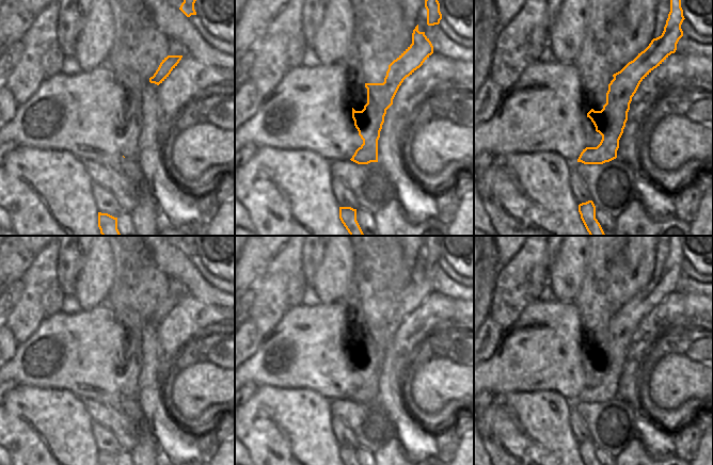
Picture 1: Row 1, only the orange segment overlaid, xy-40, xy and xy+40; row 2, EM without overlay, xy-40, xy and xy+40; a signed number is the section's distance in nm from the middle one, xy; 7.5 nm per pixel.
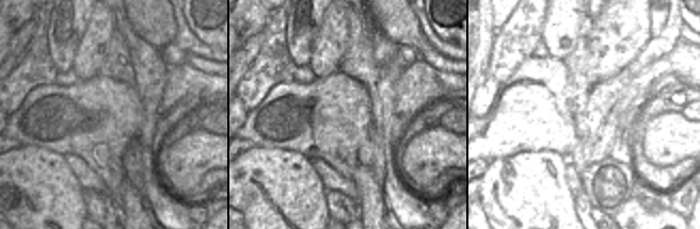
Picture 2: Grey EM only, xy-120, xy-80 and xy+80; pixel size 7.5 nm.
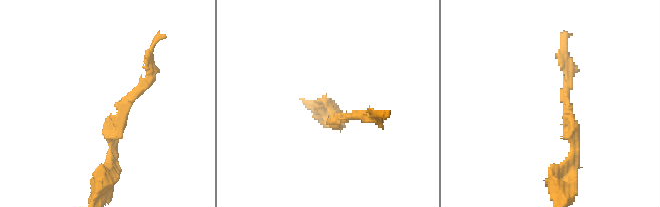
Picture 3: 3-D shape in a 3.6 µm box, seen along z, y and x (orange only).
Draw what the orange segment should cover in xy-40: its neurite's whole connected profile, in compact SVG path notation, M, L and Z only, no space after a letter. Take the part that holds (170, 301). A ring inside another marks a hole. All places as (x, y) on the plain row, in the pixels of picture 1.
M168 294L164 296L154 315L149 317L149 321L157 324L162 322L169 316L171 310L177 305L181 296L183 294Z

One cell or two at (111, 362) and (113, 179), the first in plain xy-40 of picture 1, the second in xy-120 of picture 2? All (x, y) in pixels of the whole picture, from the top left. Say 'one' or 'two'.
one

